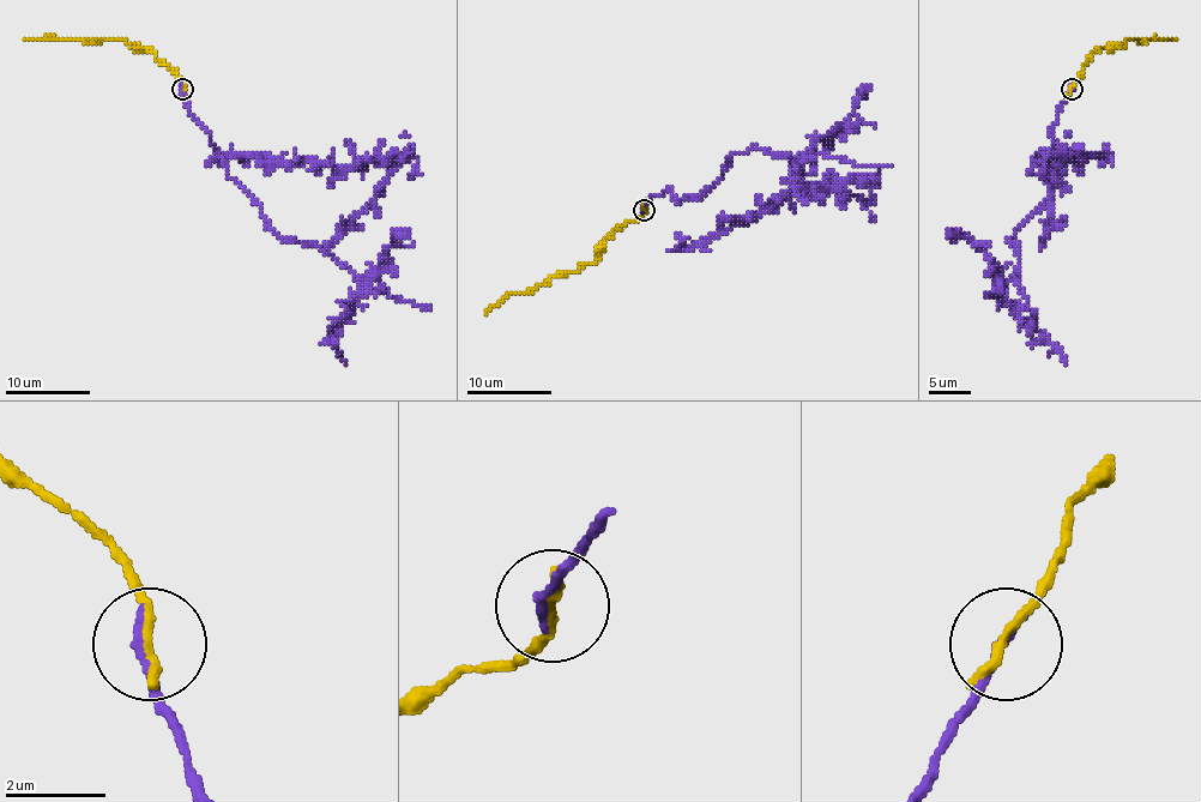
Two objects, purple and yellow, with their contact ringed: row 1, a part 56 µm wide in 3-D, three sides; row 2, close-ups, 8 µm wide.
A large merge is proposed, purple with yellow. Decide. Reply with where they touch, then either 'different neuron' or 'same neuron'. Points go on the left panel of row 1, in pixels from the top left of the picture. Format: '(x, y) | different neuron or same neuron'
(182, 89) | same neuron

